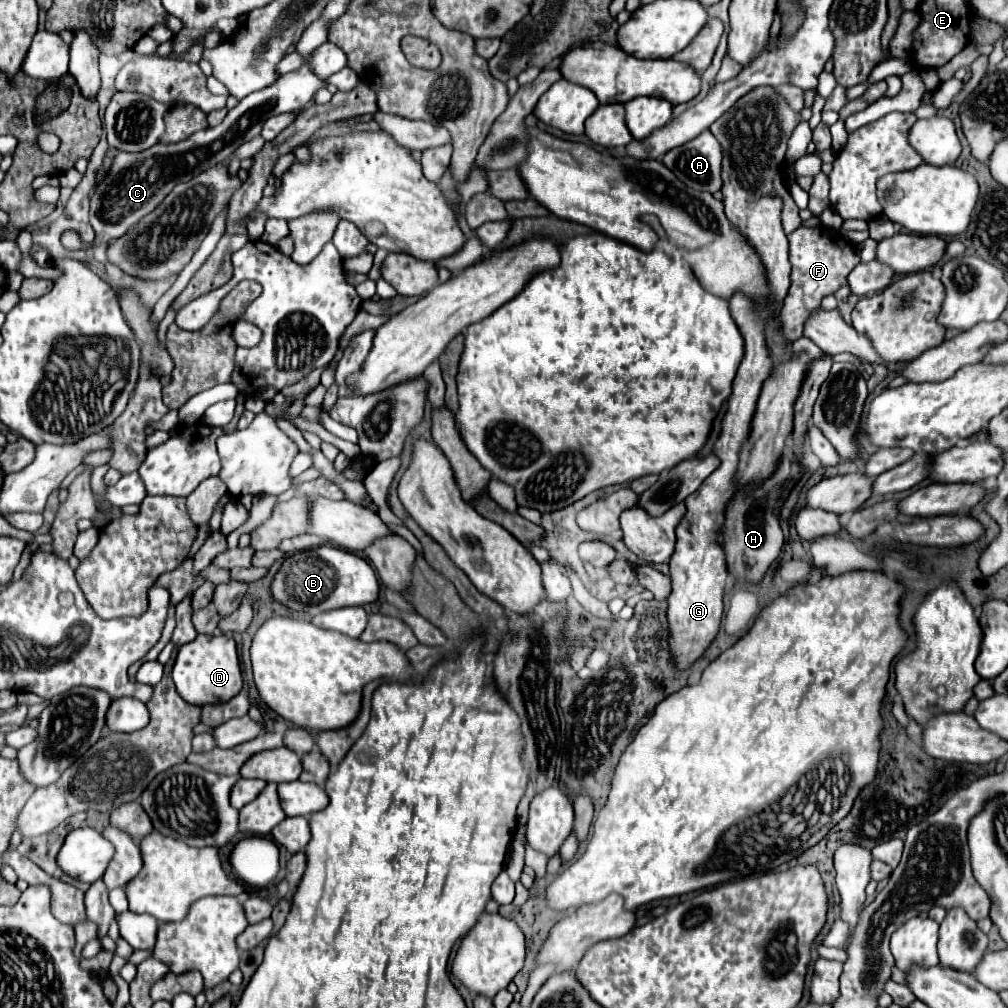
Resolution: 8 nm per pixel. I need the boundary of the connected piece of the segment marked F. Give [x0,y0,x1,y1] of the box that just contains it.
[779,225,859,341]

